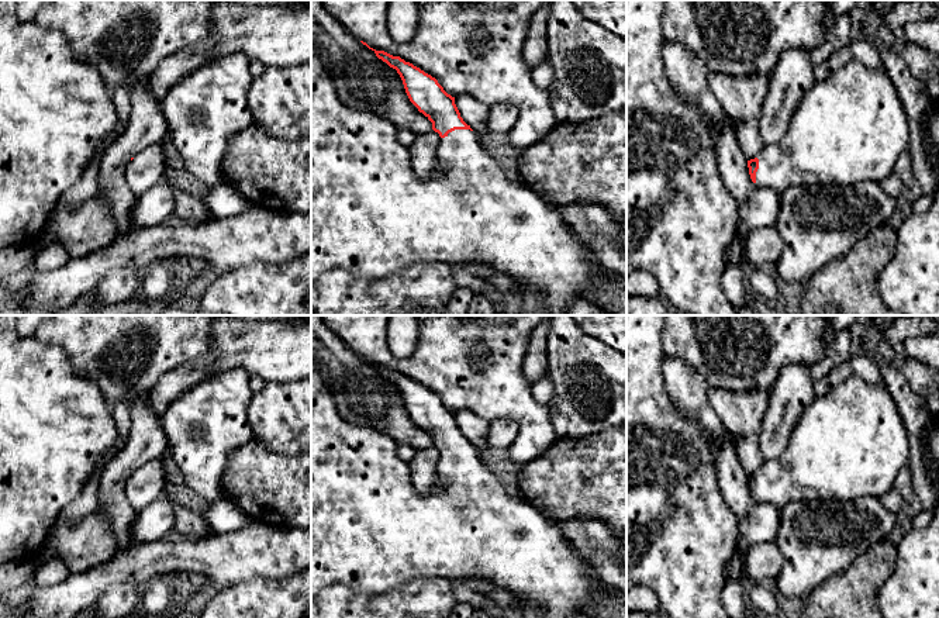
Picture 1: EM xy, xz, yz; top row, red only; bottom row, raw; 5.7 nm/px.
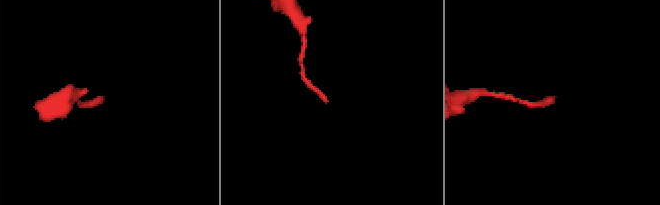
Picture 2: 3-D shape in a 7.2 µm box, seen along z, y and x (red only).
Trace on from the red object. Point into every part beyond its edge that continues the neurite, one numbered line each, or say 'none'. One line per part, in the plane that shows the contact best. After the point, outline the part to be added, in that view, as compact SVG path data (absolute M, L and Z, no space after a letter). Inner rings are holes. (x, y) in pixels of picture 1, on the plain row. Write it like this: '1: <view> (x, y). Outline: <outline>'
1: xz (370, 530). Outline: M311 359L311 598L320 595L327 586L332 584L344 584L355 591L376 597L417 579L484 580L514 593L524 611L529 612L532 618L574 618L576 615L597 618L598 607L604 601L610 601L612 594L617 594L595 577L593 567L569 543L557 524L519 496L511 496L505 491L497 476L484 465L483 455L477 448L455 445L441 453L438 477L443 486L431 494L420 494L411 481L410 465L397 456L397 446L397 442L390 436L366 427L349 424L339 415L324 372L320 363Z

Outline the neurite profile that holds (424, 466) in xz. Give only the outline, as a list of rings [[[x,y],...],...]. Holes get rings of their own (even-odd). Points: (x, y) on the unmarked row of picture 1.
[[[434,445],[421,450],[417,450],[410,465],[411,481],[420,494],[431,494],[443,483],[438,477],[438,463],[441,452]]]

